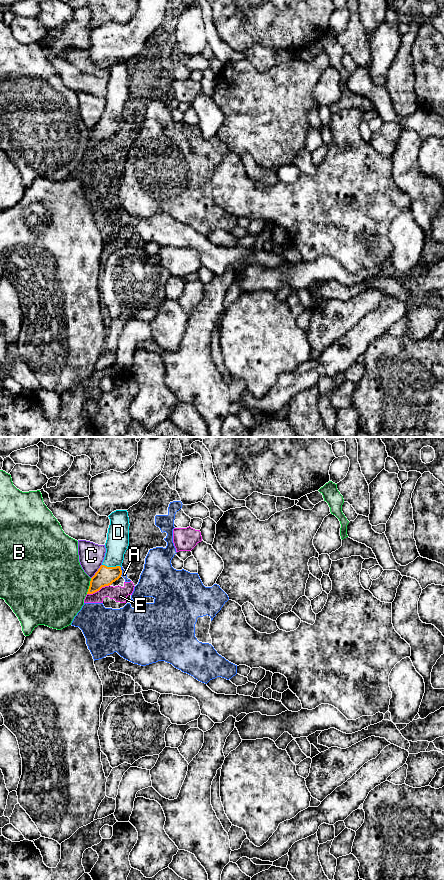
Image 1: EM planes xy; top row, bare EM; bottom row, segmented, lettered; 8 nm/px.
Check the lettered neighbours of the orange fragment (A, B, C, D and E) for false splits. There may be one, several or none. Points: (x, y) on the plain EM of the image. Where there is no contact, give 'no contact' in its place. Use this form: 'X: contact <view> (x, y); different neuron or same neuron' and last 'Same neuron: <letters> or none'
A: contact xy (121, 123); different neuron
B: contact xy (89, 138); different neuron
C: contact xy (97, 123); different neuron
D: contact xy (111, 119); same neuron
E: contact xy (98, 142); different neuron
Same neuron: D

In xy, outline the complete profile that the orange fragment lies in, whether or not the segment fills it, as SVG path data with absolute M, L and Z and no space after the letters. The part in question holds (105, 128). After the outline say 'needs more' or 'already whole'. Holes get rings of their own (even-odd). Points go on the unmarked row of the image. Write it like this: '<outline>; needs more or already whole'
M116 62L109 68L110 77L105 95L106 105L102 117L91 130L87 146L109 138L122 127L121 118L129 98L129 69L127 62Z; needs more

